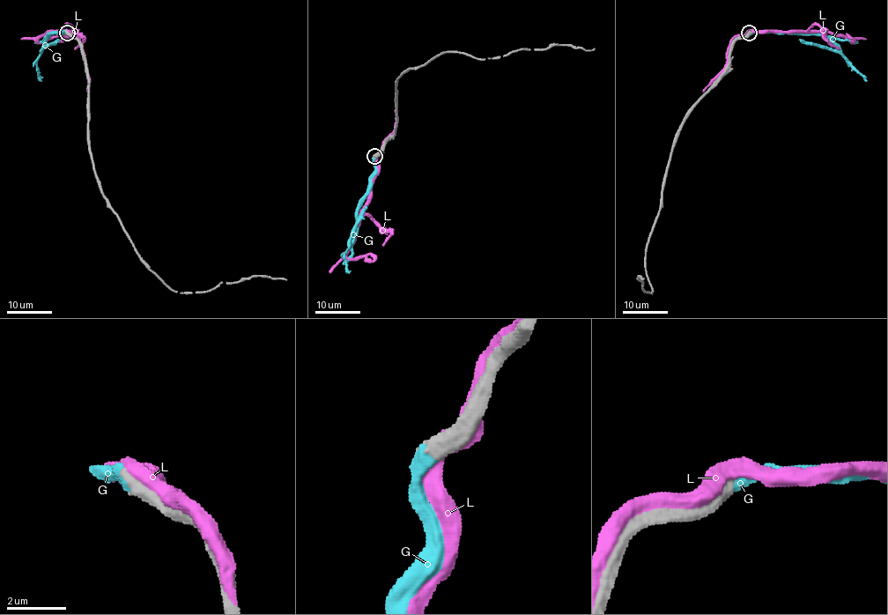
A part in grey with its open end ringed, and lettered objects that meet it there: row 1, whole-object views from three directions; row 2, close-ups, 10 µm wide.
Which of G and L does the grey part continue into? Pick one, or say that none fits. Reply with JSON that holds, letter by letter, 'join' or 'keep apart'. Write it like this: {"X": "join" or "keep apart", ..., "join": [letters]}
{"G": "join", "L": "keep apart", "join": ["G"]}

